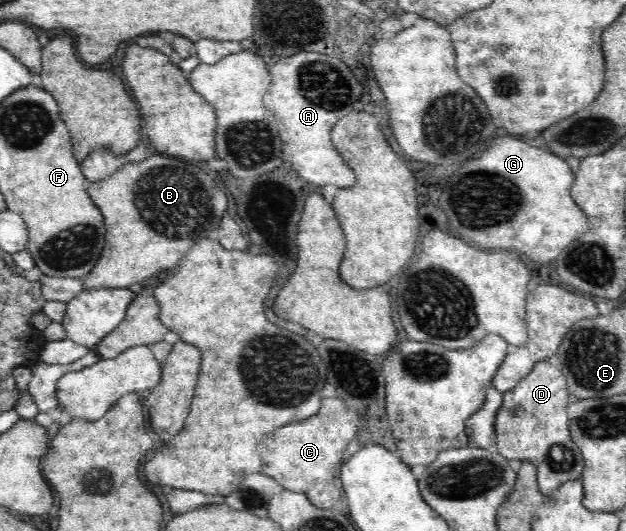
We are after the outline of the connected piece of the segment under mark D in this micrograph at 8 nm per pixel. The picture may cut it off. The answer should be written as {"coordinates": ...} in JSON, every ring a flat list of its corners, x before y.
{"coordinates":[[547,360,538,361,535,367,513,389,504,392,499,409,495,412,493,427,495,430,496,449,505,458,530,461,537,468,537,483,540,492,550,496,562,483,581,480,584,470,584,459,581,450,571,439,569,431,568,387,565,385,560,365,552,365]]}

